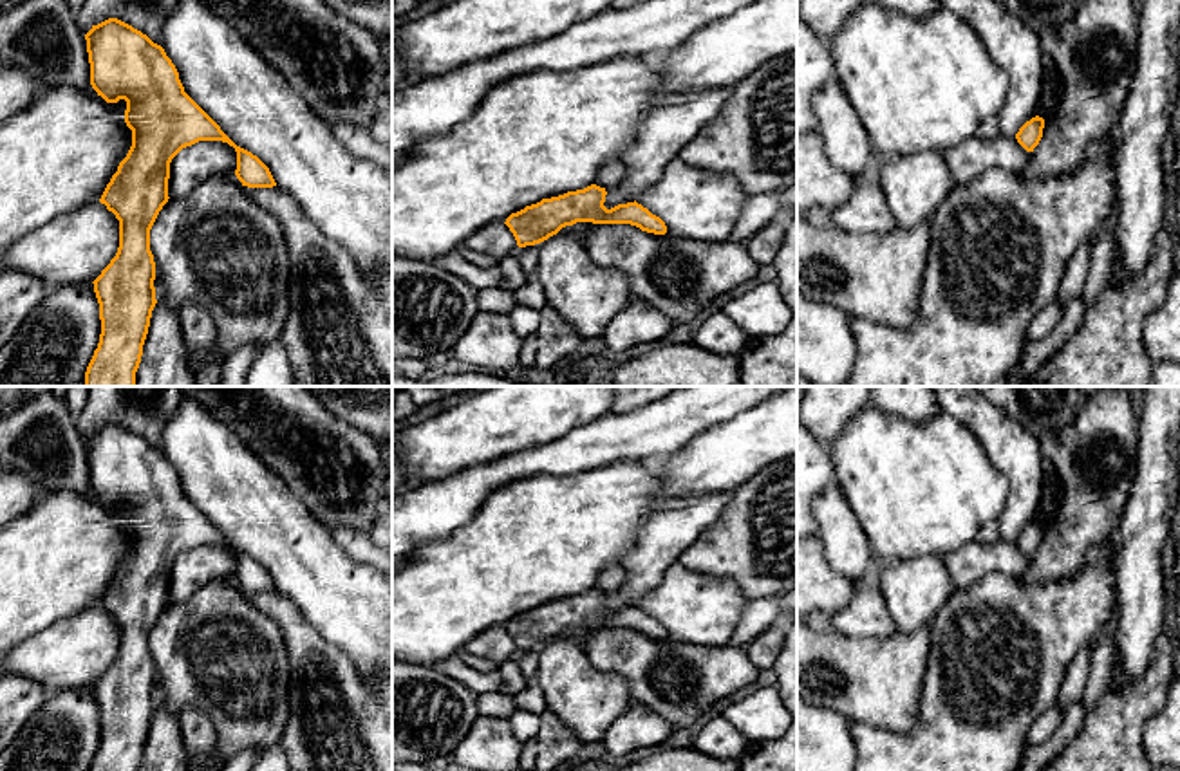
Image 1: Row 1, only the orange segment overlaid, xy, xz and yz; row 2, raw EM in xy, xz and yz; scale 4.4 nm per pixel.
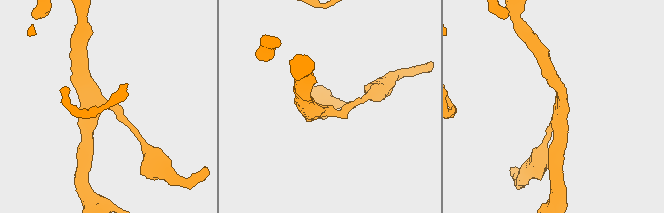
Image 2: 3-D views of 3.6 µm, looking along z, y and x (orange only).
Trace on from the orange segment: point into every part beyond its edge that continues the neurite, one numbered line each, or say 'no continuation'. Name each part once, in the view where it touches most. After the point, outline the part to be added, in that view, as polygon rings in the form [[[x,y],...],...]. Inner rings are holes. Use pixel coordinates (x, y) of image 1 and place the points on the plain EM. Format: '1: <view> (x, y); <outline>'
no continuation

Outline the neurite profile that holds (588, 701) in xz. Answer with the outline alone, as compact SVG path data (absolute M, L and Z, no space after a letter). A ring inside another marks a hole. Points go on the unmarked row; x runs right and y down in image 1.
M555 639L538 648L535 684L548 710L582 740L602 742L611 724L631 706L629 686L618 673L595 668L584 645Z

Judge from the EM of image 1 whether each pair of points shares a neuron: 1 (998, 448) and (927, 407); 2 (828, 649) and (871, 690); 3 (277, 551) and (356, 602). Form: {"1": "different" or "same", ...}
{"1": "different", "2": "same", "3": "same"}

